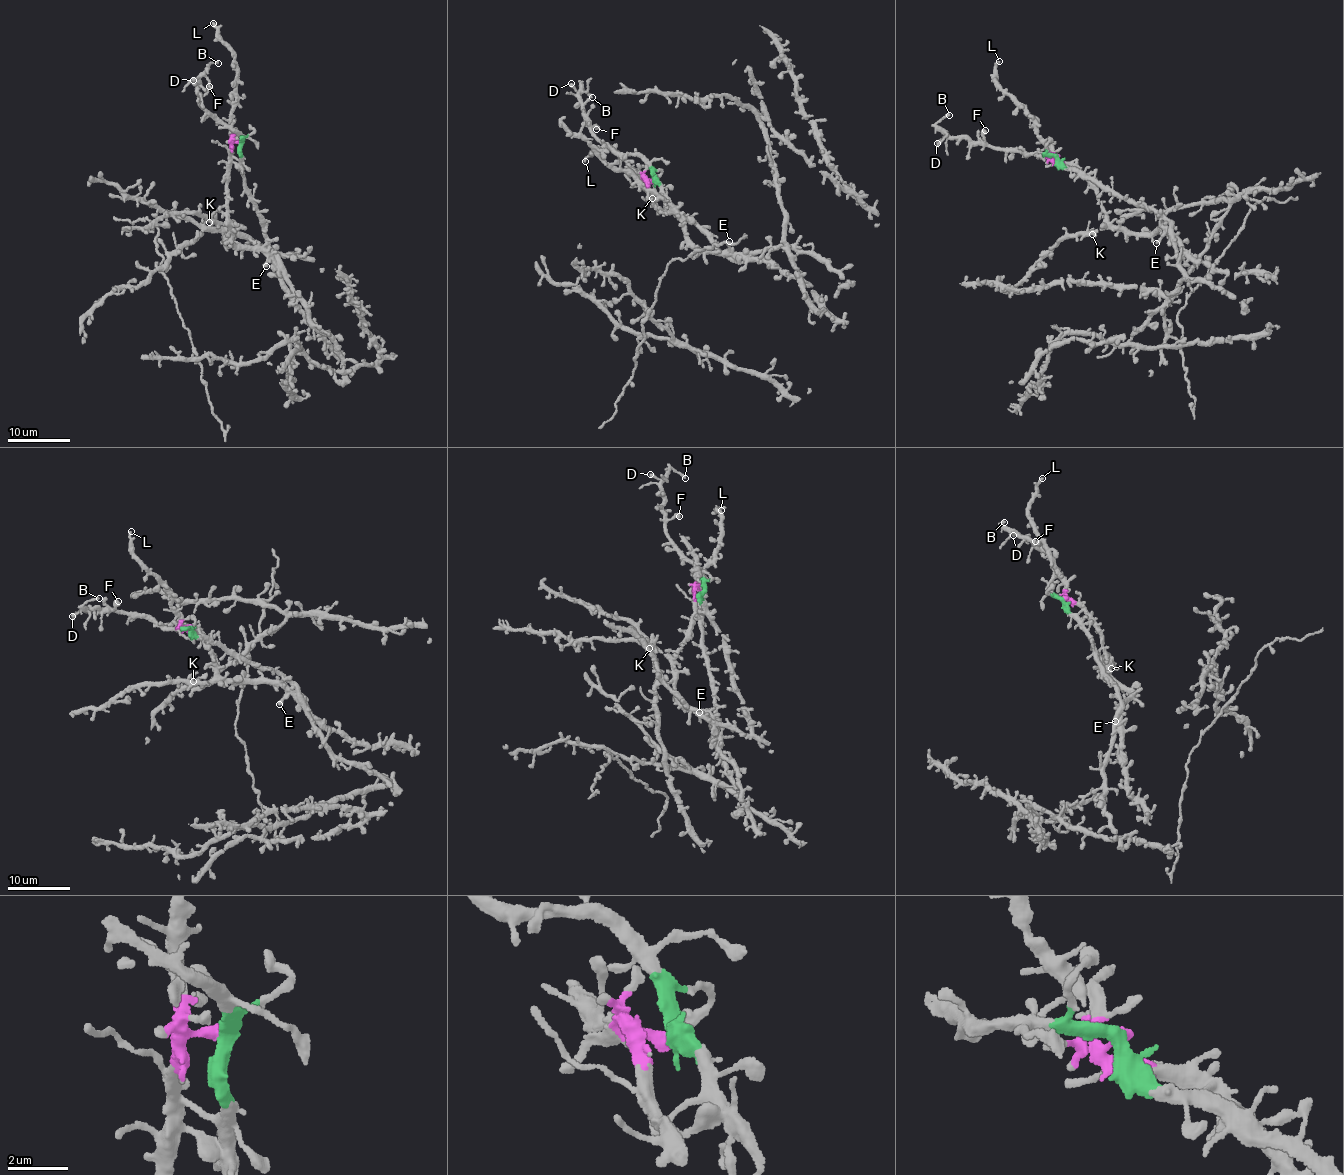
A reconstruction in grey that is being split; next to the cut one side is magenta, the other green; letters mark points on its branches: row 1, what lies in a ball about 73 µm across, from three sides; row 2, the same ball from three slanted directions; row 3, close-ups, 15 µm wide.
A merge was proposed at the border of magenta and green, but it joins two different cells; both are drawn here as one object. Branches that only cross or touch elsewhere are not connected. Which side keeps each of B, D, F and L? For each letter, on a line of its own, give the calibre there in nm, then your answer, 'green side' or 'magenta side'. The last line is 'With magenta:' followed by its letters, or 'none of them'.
B: calibre 260 nm; green side
D: calibre 320 nm; green side
F: calibre 460 nm; green side
L: calibre 200 nm; magenta side
With magenta: L

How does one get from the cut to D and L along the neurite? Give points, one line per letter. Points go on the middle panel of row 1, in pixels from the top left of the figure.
D: (654, 179), (654, 170), (639, 157), (621, 154), (595, 136), (590, 120), (584, 117), (583, 102), (571, 84)
L: (652, 179), (642, 176), (640, 179), (625, 157), (612, 149), (597, 149), (584, 162)

